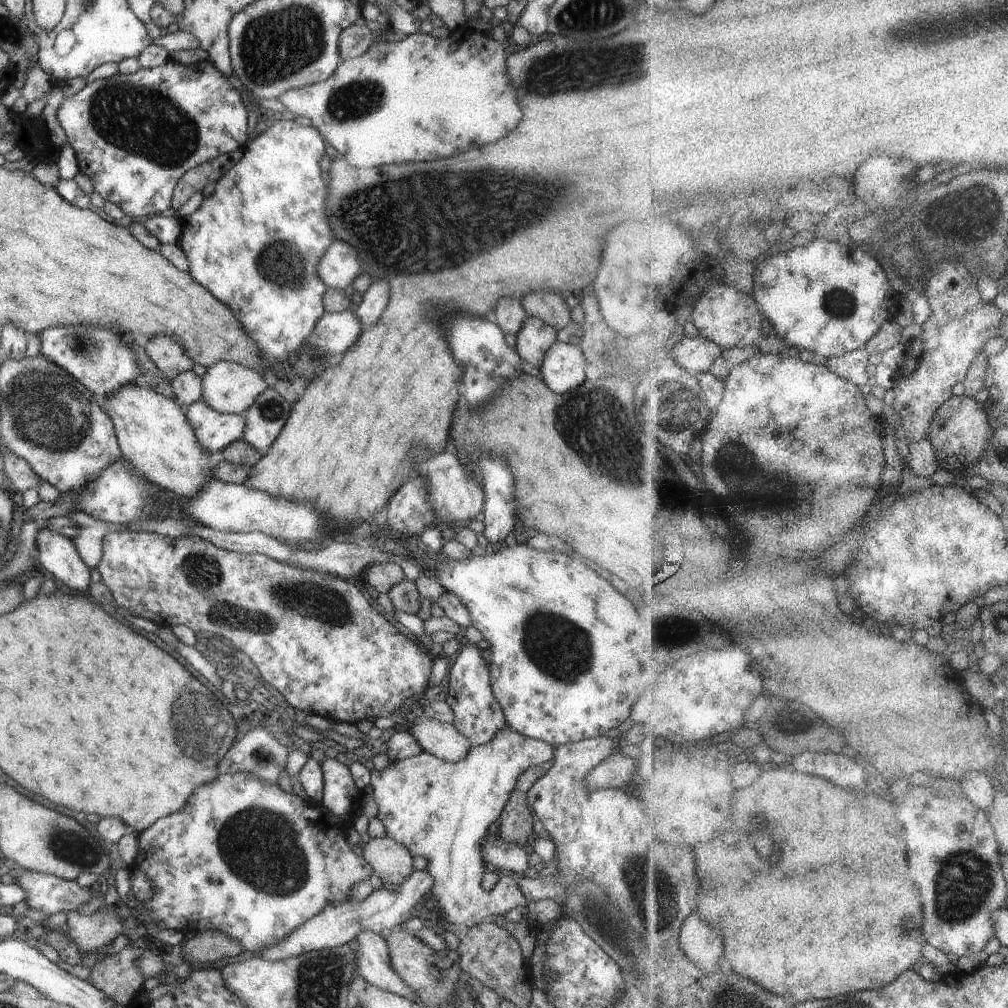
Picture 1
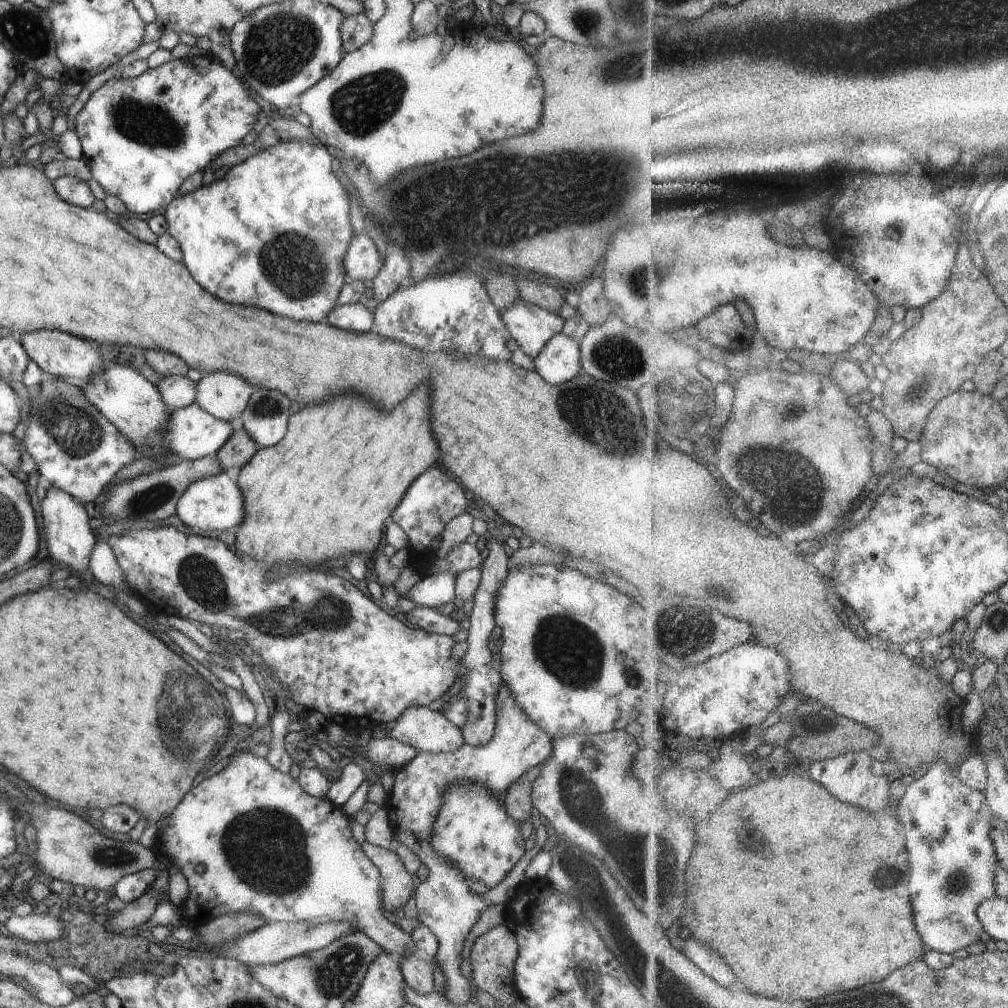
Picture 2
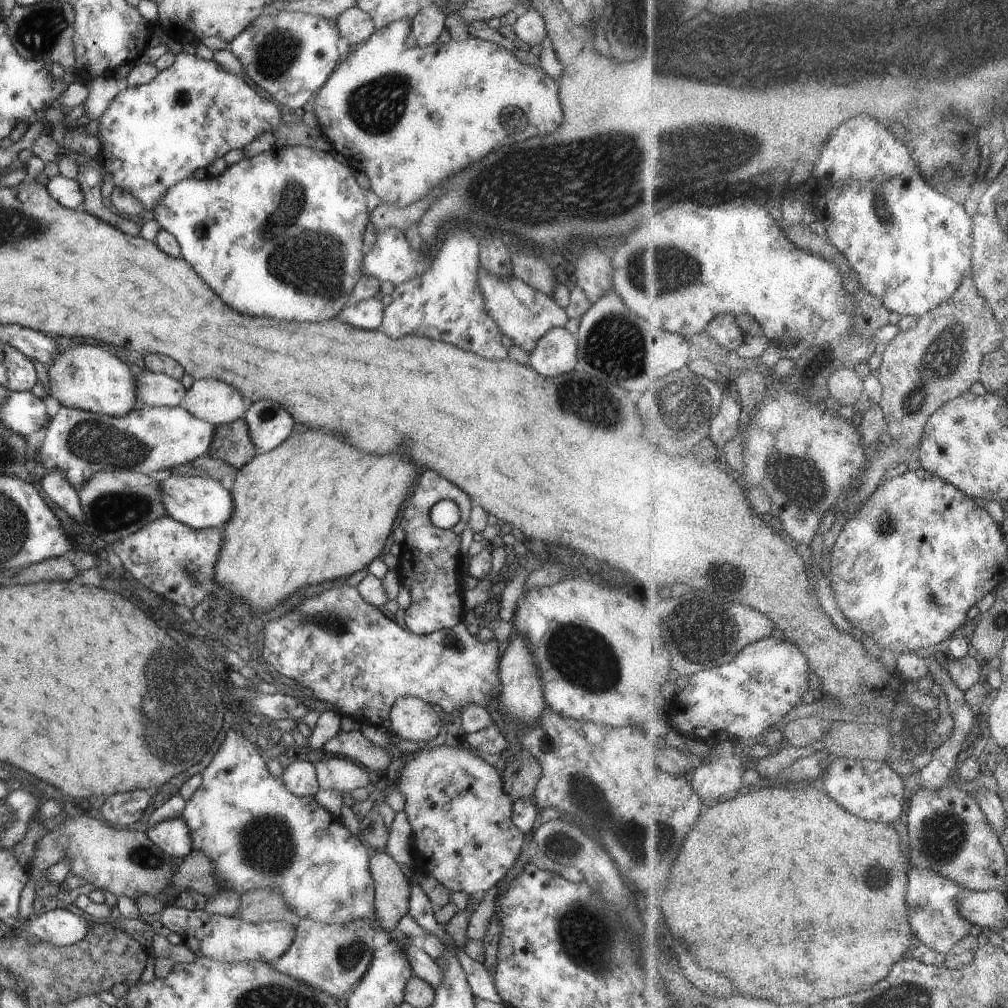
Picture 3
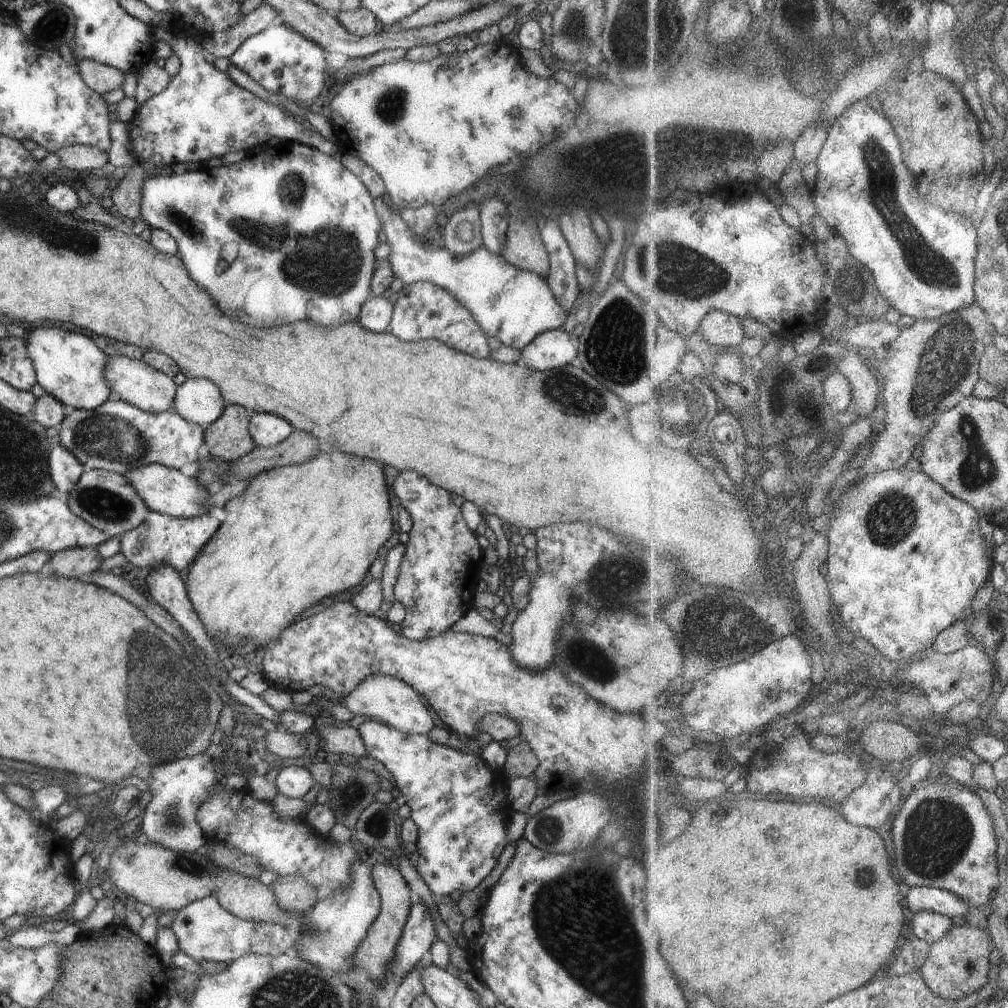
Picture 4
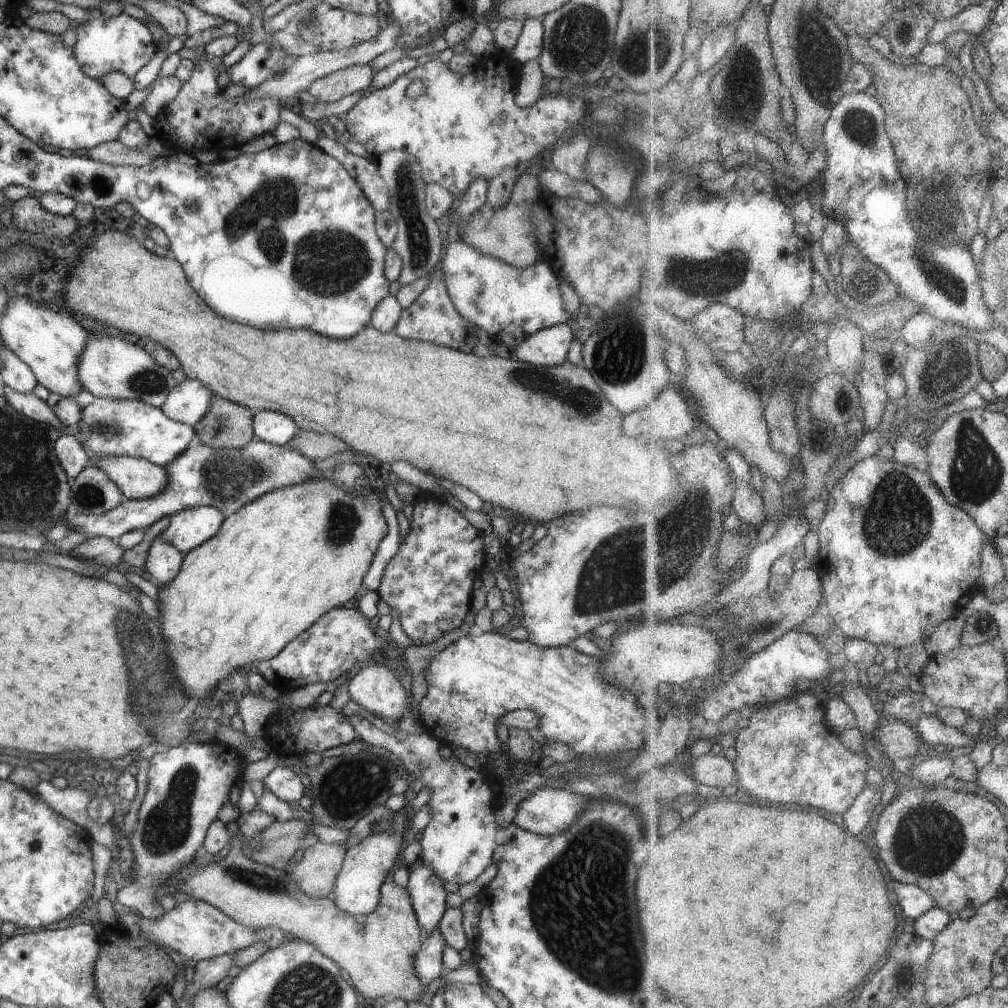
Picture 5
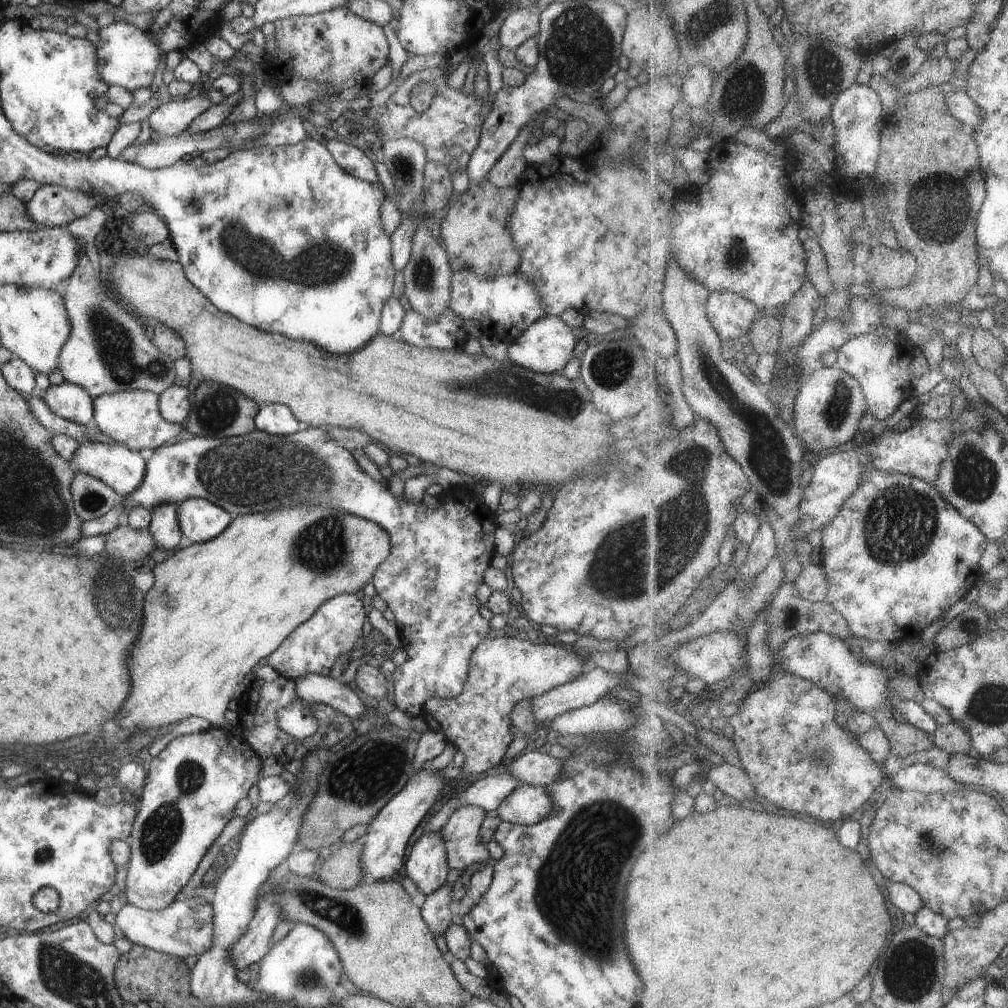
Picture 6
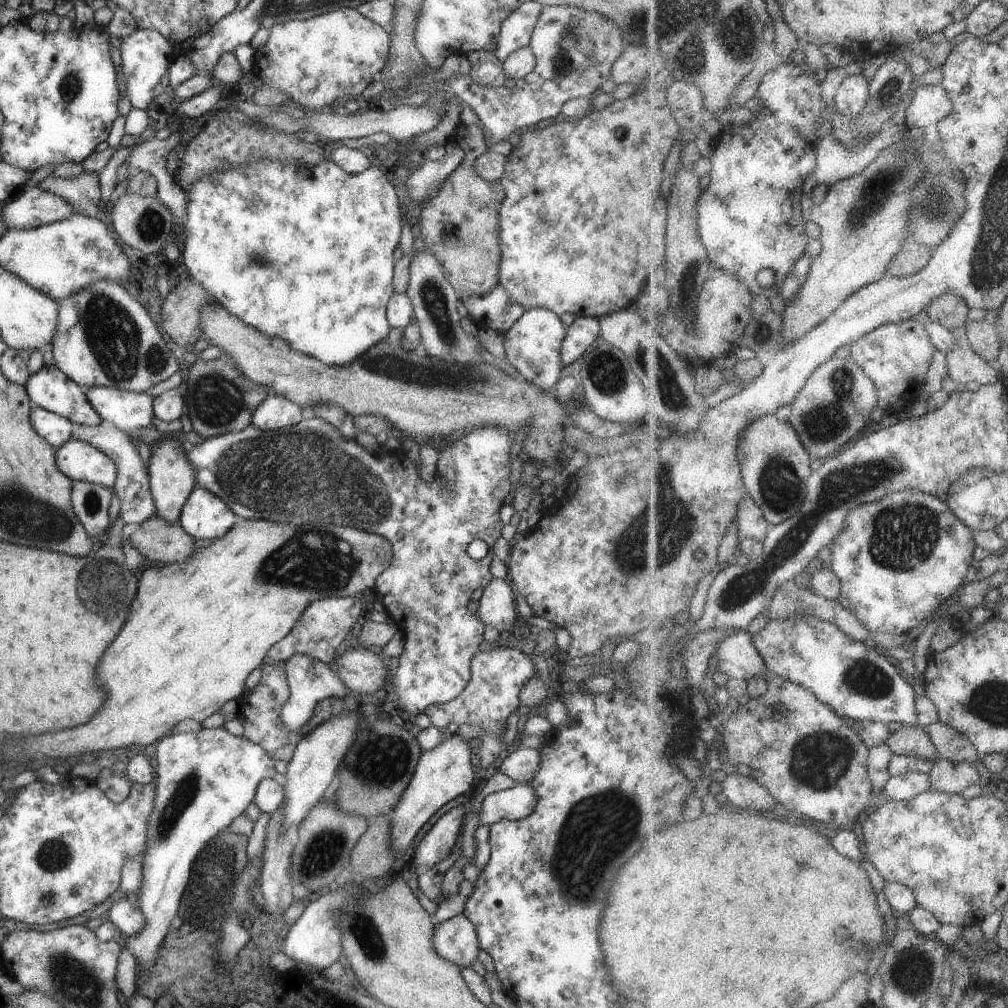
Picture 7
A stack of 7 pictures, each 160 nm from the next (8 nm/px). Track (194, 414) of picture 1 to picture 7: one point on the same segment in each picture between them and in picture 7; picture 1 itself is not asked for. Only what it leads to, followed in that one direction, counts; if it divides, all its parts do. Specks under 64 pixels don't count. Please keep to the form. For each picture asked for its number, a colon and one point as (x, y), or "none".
2: (191, 433)
3: (147, 440)
4: (115, 437)
5: (128, 427)
6: (131, 418)
7: (128, 411)

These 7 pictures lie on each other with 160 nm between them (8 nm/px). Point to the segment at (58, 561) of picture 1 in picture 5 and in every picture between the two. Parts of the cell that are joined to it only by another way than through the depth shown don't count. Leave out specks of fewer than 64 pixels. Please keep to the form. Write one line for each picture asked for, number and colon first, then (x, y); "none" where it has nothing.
2: (65, 531)
3: (55, 486)
4: (64, 470)
5: (72, 455)

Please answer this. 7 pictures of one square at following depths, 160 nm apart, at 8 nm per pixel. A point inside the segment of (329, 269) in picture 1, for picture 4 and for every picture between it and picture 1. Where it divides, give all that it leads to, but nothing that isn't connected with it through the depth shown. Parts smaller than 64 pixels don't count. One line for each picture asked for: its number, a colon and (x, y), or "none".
2: (361, 261)
3: (391, 259)
4: (513, 305)

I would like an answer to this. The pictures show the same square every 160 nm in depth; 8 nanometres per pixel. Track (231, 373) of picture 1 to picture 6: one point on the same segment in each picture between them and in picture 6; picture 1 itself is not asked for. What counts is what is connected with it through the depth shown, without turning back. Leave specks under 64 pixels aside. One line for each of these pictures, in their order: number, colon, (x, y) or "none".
2: (224, 395)
3: (214, 402)
4: (198, 401)
5: (186, 402)
6: (173, 403)

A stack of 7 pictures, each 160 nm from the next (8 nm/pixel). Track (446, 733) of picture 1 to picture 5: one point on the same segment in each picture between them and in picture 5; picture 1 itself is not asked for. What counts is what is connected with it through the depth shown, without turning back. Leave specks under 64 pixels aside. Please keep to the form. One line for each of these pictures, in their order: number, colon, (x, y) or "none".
2: (425, 728)
3: (409, 717)
4: (382, 698)
5: (373, 687)

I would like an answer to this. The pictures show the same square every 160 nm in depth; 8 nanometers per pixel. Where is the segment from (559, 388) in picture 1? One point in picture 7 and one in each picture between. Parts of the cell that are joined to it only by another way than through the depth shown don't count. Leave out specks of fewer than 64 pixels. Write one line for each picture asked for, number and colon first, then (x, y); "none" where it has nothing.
2: (558, 361)
3: (555, 352)
4: (552, 349)
5: (547, 347)
6: (545, 346)
7: (532, 343)

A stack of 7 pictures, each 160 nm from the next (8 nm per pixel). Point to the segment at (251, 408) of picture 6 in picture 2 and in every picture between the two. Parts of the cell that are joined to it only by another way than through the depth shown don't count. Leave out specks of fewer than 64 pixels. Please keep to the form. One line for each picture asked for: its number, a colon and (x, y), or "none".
2: (238, 448)
3: (230, 442)
4: (227, 438)
5: (224, 425)

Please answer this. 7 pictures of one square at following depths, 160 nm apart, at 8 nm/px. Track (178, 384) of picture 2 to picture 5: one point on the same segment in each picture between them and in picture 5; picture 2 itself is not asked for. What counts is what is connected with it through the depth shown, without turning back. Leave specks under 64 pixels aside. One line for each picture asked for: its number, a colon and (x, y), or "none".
3: (151, 389)
4: (132, 381)
5: (108, 367)

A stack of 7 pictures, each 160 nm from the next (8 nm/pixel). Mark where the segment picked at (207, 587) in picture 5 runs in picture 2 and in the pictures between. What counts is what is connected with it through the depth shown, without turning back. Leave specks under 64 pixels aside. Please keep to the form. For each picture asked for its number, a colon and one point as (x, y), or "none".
2: (323, 490)
3: (310, 510)
4: (297, 533)

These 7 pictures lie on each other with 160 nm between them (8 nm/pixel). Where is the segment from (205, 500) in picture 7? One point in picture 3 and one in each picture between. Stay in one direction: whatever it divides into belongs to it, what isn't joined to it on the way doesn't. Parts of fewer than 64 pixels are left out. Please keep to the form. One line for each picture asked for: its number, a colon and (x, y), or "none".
3: (176, 562)
4: (160, 540)
5: (189, 527)
6: (198, 520)

